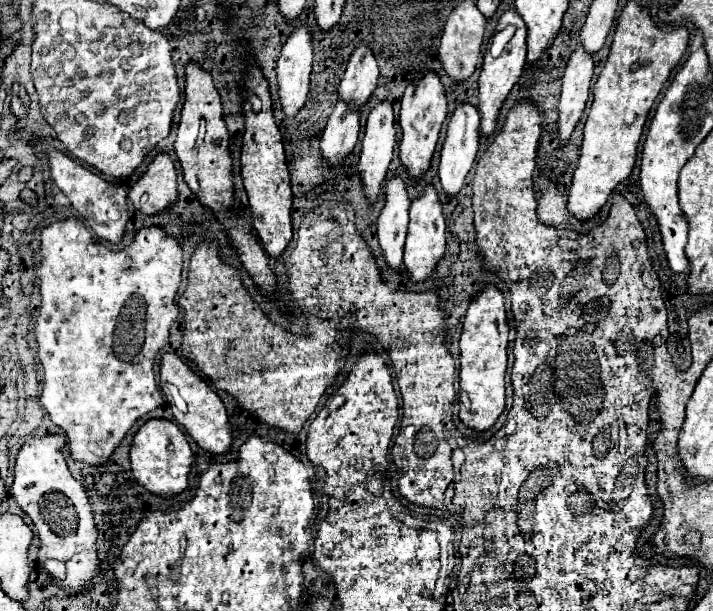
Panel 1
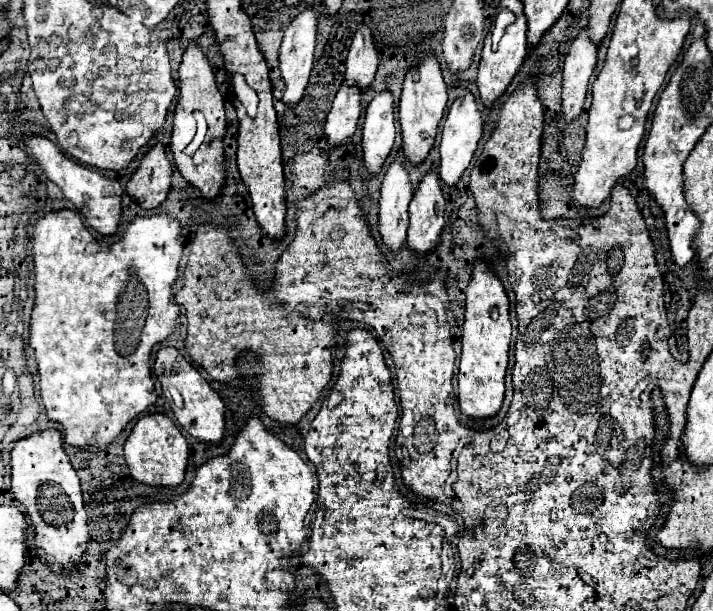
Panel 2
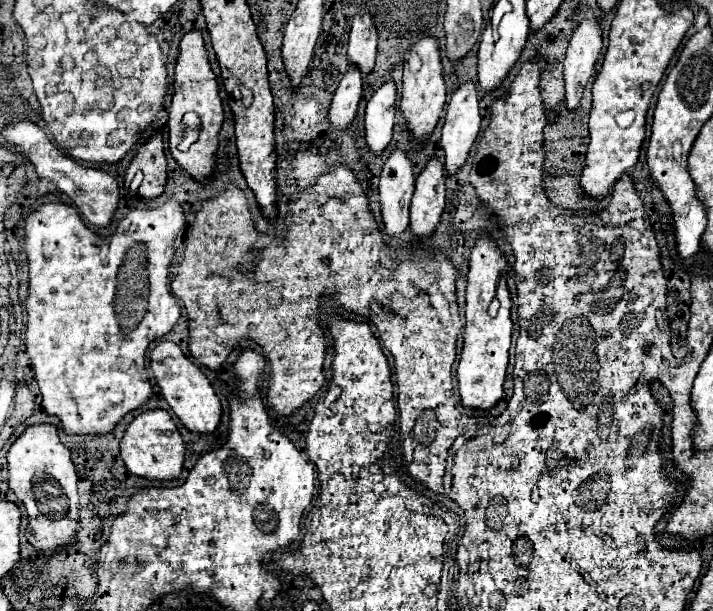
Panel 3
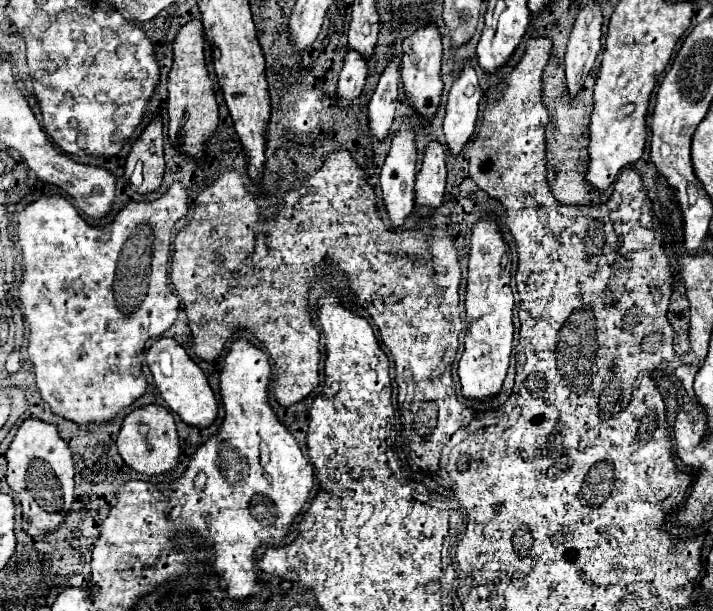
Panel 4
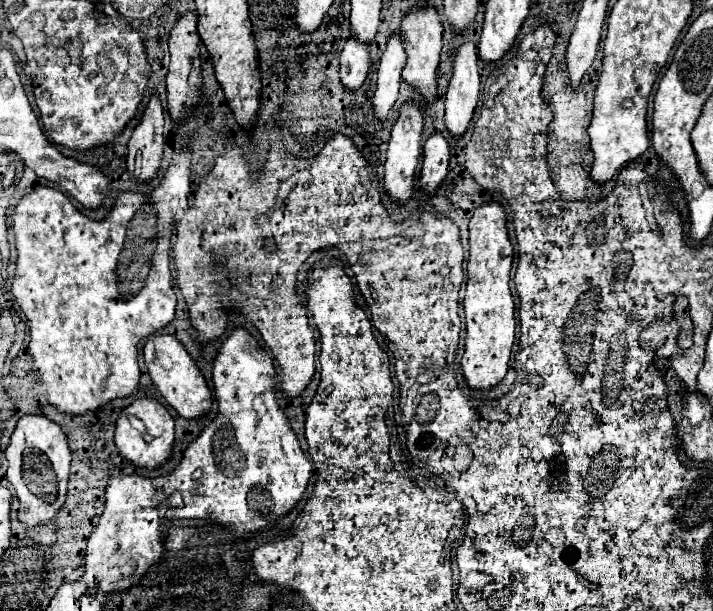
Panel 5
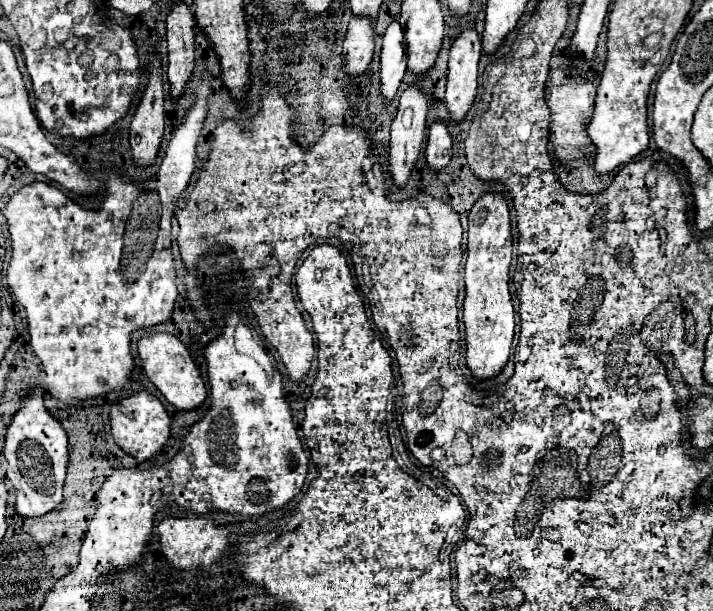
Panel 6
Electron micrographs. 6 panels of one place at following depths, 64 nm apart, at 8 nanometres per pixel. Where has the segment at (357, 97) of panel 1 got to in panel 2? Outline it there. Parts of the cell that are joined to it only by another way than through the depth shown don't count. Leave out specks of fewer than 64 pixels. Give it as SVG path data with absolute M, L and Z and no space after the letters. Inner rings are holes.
M360 26L356 30L356 36L354 36L350 52L348 52L344 84L366 90L374 80L376 68L378 68L378 54L374 48L372 34L366 26Z

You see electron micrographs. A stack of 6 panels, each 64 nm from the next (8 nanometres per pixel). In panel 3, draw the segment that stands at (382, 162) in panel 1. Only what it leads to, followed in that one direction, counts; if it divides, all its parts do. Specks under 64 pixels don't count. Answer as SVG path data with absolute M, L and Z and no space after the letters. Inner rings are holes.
M386 82L368 100L364 116L364 138L368 150L374 156L380 156L392 140L394 112L396 112L396 86L392 82Z

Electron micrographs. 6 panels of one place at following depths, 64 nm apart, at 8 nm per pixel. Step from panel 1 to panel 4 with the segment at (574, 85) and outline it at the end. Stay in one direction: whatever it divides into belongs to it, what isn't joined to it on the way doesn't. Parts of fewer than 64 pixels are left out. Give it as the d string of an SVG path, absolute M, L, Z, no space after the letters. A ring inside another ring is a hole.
M590 2L576 18L574 30L568 40L564 68L568 92L574 98L590 74L596 56L602 48L602 10L598 2Z

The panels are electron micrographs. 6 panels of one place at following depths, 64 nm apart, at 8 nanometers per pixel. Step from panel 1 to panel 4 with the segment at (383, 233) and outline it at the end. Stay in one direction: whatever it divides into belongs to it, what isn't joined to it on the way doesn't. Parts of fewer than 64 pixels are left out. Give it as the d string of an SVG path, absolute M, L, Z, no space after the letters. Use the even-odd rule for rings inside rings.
M406 118L404 120L404 130L400 130L394 138L392 138L392 148L386 156L386 162L382 166L380 172L380 188L382 188L382 198L384 198L384 206L390 218L390 226L392 230L398 230L404 226L406 218L410 216L412 208L414 208L414 176L416 176L416 146L414 146L414 132L408 130L414 124L414 118Z

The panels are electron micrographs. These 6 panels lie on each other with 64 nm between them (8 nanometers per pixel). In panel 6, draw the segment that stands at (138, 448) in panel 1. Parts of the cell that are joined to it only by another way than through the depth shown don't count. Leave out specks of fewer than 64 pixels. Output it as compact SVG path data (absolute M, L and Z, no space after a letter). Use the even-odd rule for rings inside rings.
M138 392L126 400L120 400L118 404L112 404L110 420L114 442L138 462L148 462L158 456L170 438L170 416L162 402L148 392Z

